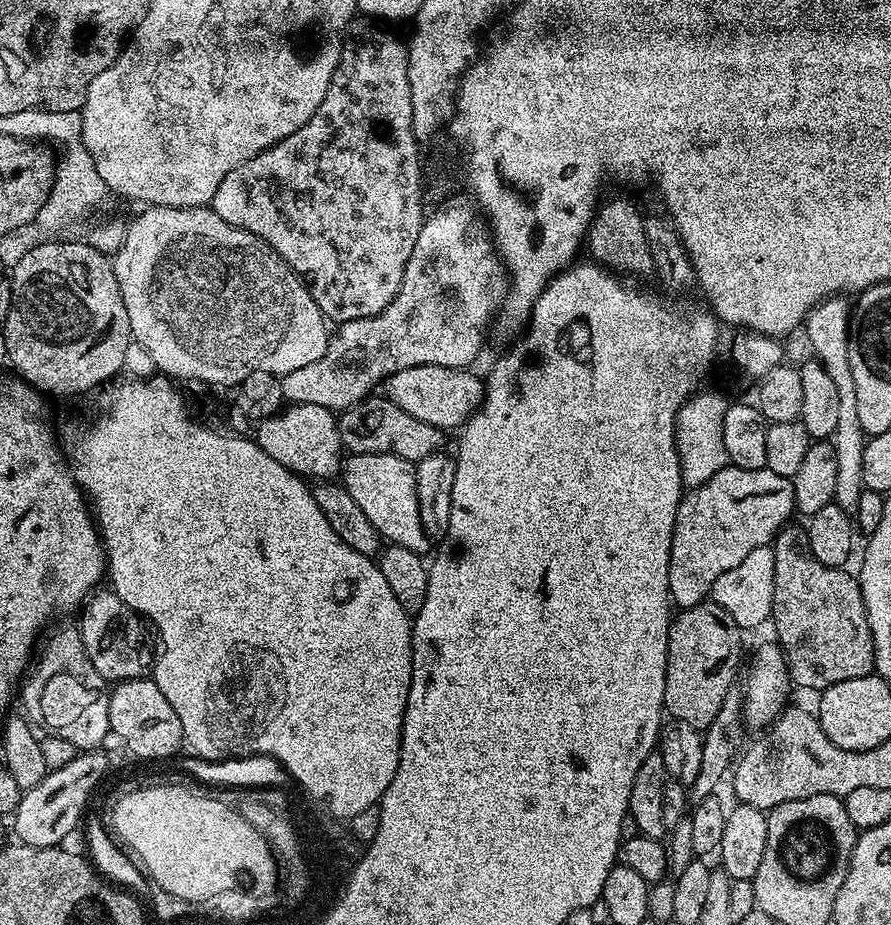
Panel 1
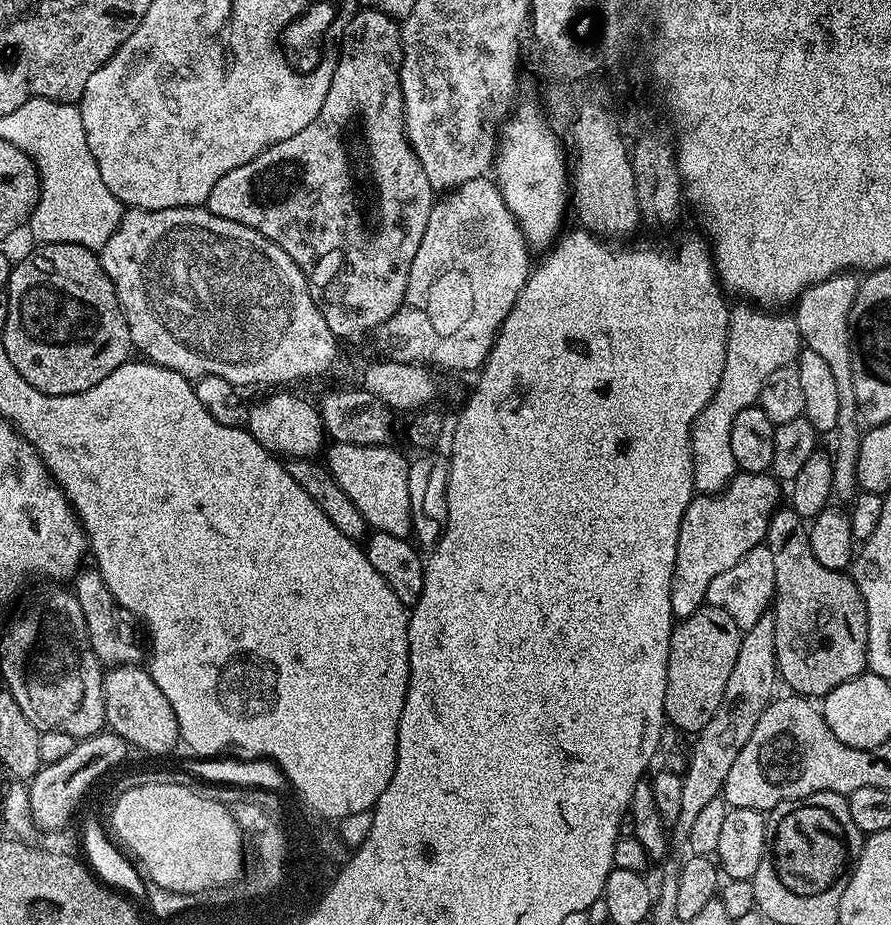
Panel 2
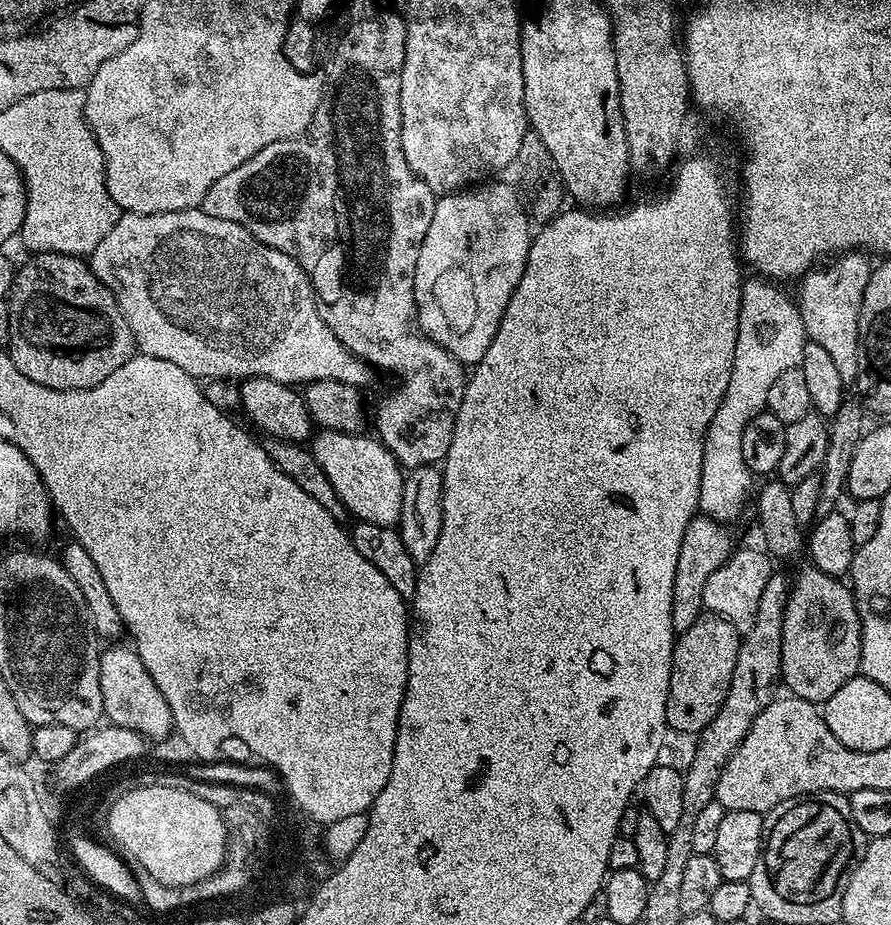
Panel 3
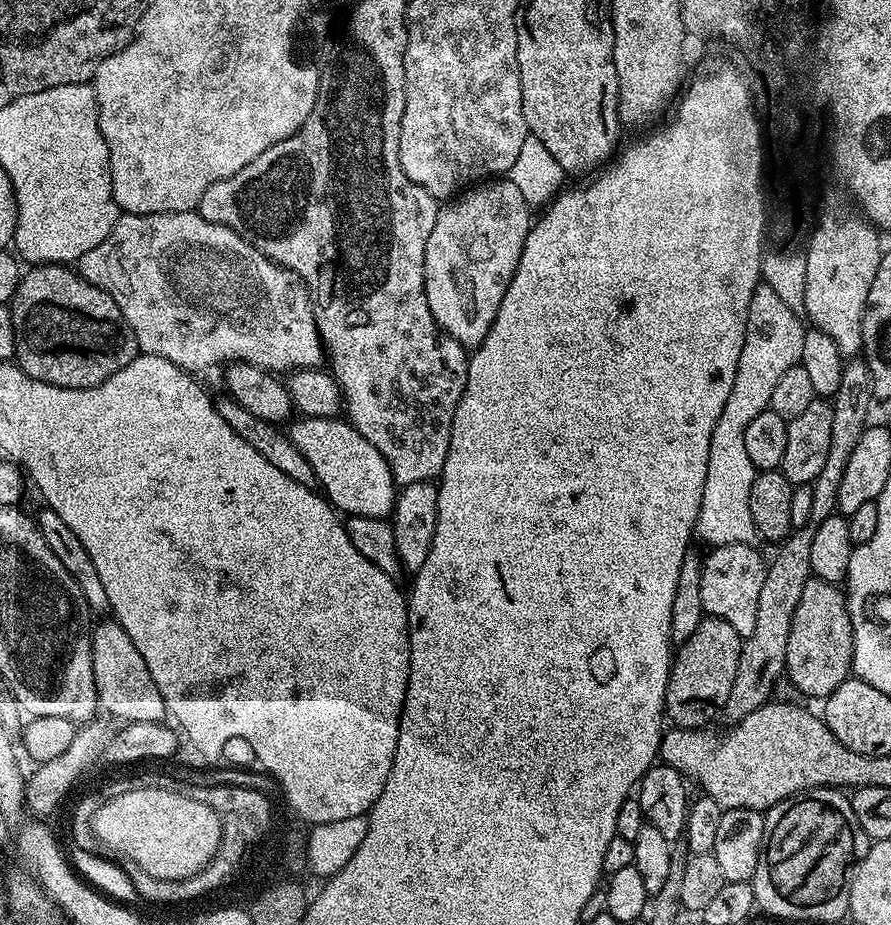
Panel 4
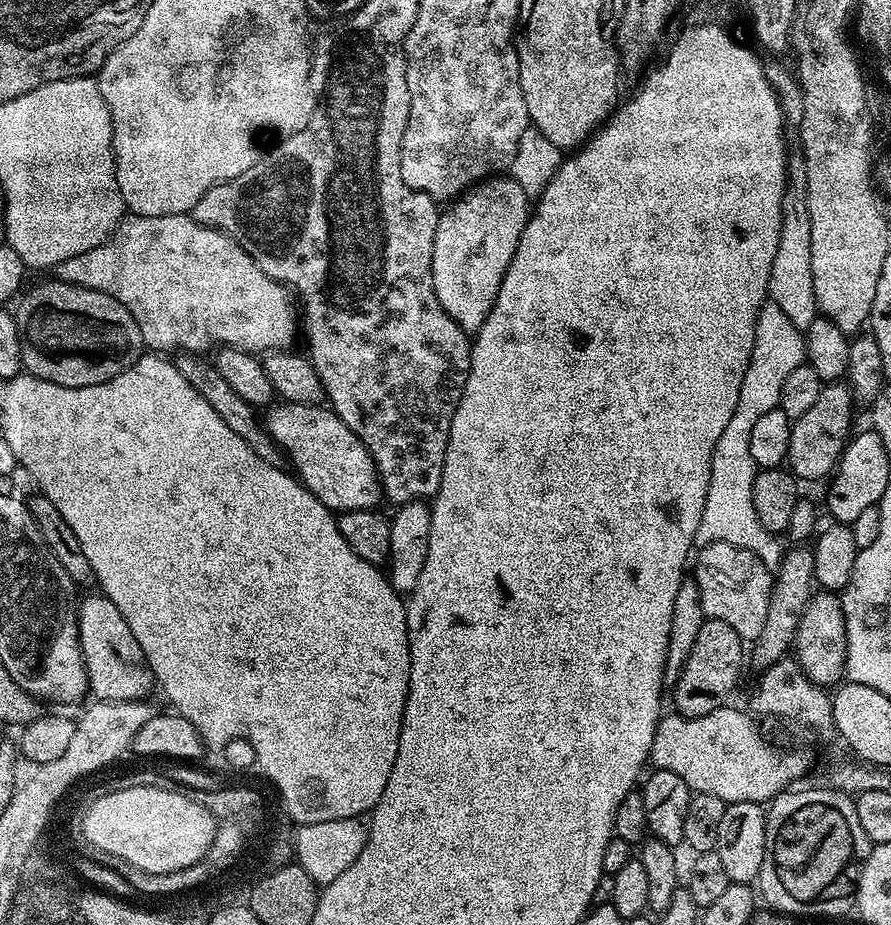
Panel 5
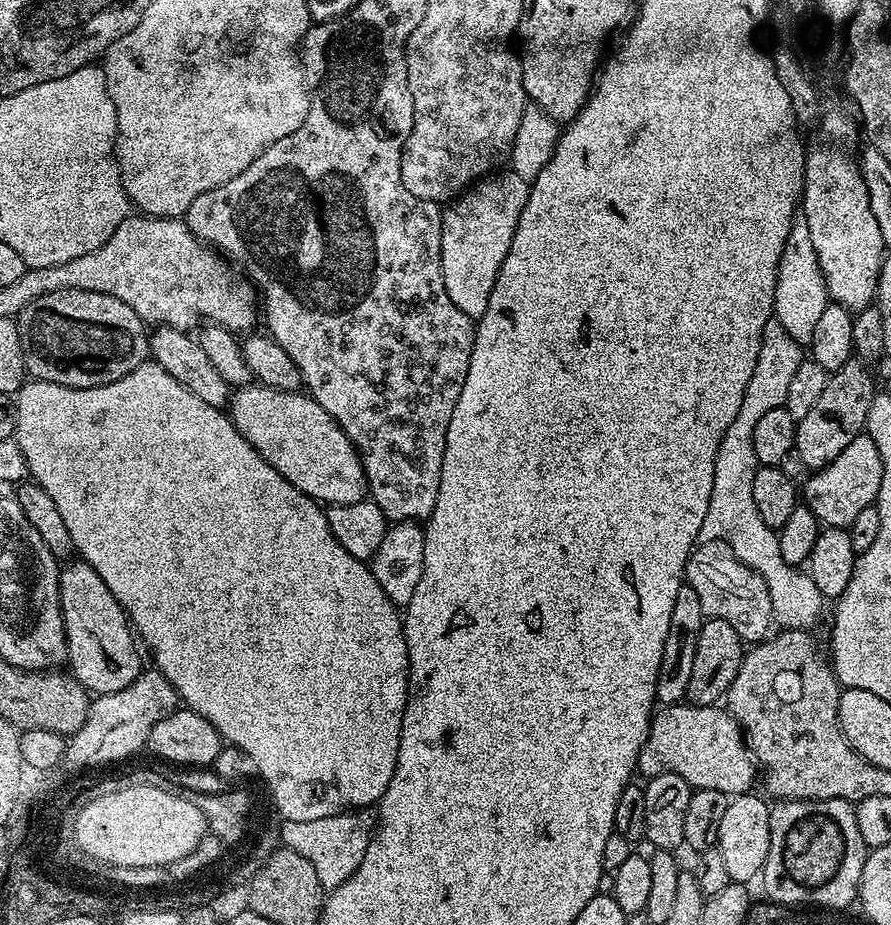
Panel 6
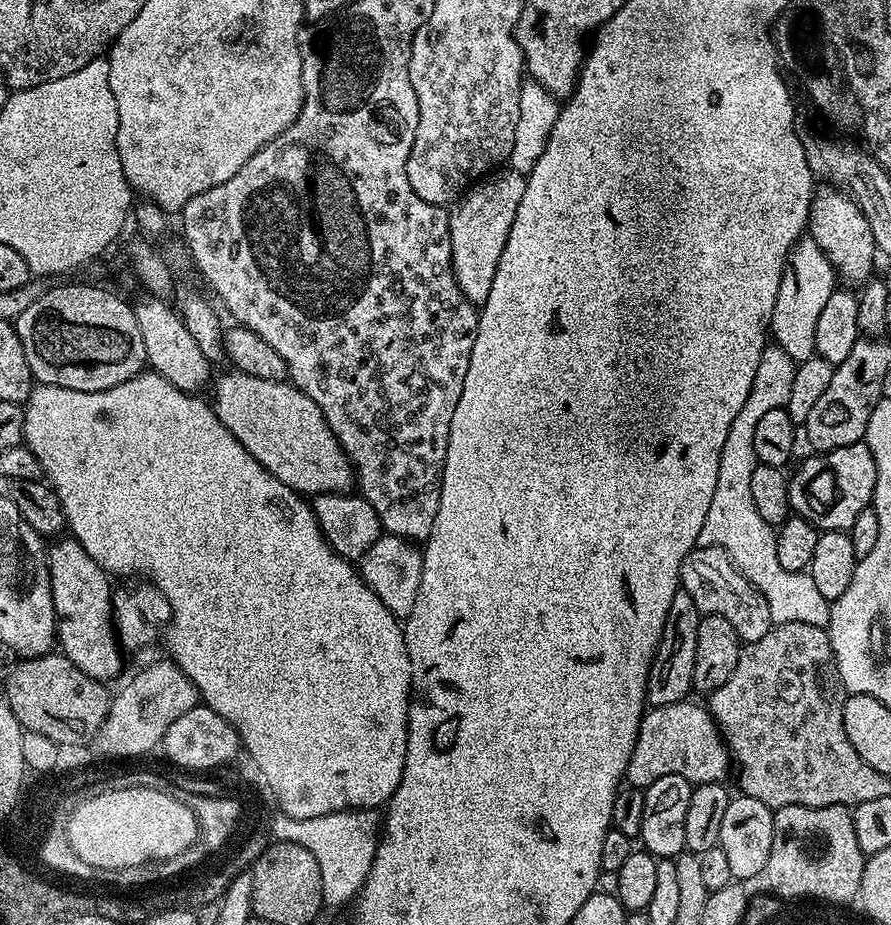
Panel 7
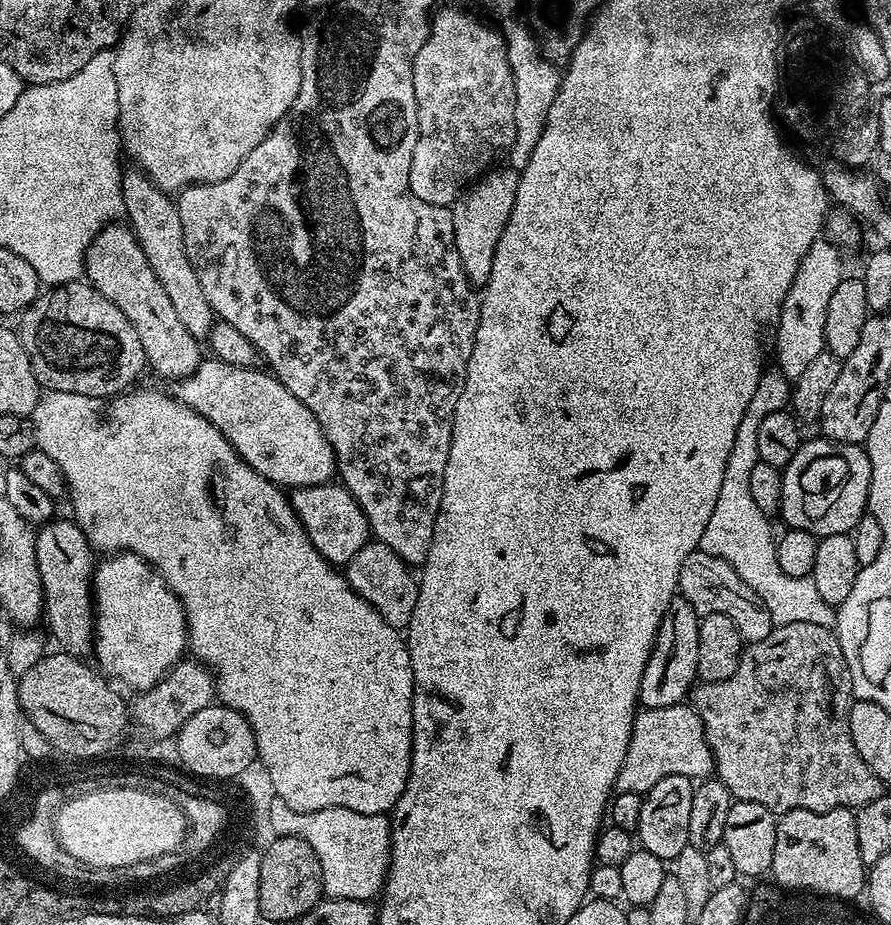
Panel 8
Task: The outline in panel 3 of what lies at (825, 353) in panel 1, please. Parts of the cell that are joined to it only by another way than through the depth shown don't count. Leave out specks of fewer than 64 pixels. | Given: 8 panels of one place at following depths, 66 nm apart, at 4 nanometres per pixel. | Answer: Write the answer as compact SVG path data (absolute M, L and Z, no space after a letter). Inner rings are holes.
M860 250L841 252L805 272L799 281L798 307L802 326L809 341L822 346L822 350L830 354L846 386L851 385L858 374L858 310L874 267L873 261L867 258Z

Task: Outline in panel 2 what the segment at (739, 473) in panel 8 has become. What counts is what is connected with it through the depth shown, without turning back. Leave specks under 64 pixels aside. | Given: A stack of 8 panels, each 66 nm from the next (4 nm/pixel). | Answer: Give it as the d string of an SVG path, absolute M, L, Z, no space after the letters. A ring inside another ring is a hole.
M751 303L737 304L740 305L731 309L728 318L728 349L722 382L692 423L692 486L706 496L721 492L738 475L730 446L730 426L734 418L759 401L762 386L766 386L766 378L770 378L774 370L789 367L802 351L798 326L791 315L775 320L772 317L775 315Z

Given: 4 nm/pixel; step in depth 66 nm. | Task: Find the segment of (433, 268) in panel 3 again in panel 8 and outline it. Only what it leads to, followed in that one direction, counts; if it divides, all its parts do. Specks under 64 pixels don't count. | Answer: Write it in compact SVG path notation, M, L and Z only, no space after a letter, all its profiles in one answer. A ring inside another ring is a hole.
M511 166L493 167L479 180L461 192L455 204L451 205L454 222L454 246L462 262L462 270L473 286L483 286L490 278L494 266L494 250L498 250L498 238L506 230L510 210L514 210L514 198L518 194L520 174Z

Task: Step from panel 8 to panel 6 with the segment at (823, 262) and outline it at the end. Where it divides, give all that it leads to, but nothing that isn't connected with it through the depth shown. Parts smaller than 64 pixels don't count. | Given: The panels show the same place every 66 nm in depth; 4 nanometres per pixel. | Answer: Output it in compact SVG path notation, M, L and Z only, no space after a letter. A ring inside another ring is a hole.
M797 218L790 226L790 234L786 234L786 246L782 246L782 258L778 262L778 278L772 303L775 323L780 324L782 330L786 330L786 334L790 334L790 338L797 340L800 345L811 345L814 326L828 303L826 282L818 266L814 242L810 239L810 226L806 226L803 218Z

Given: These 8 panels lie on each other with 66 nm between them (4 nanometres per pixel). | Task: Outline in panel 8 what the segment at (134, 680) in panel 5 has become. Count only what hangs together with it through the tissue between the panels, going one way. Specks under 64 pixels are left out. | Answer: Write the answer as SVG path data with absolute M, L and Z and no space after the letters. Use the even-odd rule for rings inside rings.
M53 518L36 532L38 574L44 591L44 616L52 636L69 656L87 657L94 648L94 549L71 518Z

